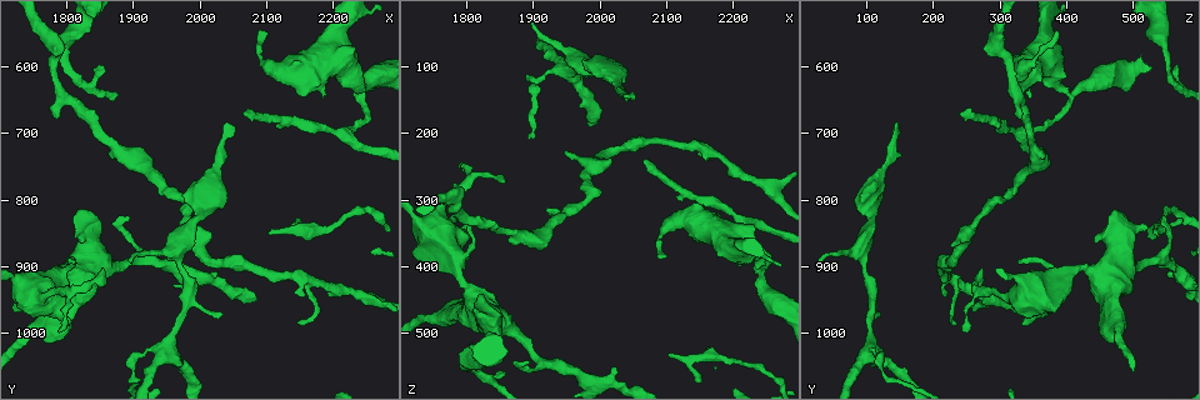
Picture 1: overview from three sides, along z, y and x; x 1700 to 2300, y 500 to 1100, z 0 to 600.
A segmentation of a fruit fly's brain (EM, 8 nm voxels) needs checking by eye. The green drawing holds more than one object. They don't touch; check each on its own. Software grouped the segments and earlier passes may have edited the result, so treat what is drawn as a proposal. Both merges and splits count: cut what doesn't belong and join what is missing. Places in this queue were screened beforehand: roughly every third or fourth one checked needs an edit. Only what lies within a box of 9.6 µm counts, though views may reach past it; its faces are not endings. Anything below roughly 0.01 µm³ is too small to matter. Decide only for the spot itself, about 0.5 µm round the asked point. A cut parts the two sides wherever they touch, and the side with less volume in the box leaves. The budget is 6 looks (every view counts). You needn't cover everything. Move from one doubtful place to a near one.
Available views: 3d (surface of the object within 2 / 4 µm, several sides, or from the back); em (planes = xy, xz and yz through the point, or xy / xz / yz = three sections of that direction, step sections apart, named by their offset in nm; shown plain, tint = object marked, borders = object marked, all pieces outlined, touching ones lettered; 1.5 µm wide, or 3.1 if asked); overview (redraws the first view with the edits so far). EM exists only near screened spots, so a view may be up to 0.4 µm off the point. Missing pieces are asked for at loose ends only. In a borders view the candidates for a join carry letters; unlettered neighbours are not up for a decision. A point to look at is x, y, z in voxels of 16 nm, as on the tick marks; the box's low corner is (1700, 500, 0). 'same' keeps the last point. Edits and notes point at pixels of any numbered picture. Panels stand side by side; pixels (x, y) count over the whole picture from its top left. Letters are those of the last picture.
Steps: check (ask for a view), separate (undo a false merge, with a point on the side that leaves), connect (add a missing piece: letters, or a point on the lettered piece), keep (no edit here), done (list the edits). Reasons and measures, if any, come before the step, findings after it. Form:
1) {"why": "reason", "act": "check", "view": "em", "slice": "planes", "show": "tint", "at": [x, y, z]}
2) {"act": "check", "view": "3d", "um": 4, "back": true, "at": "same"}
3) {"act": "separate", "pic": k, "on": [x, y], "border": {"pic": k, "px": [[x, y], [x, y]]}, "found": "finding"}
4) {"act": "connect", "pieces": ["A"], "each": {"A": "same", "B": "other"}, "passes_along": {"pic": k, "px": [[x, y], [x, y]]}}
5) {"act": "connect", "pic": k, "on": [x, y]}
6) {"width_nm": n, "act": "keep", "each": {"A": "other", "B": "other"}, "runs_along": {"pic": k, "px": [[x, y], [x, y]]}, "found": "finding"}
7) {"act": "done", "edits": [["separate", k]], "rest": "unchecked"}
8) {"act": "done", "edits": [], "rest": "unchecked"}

{"why": "thin arm on a thick one", "act": "check", "view": "em", "slice": "planes", "show": "tint", "at": [2240, 640, 410]}

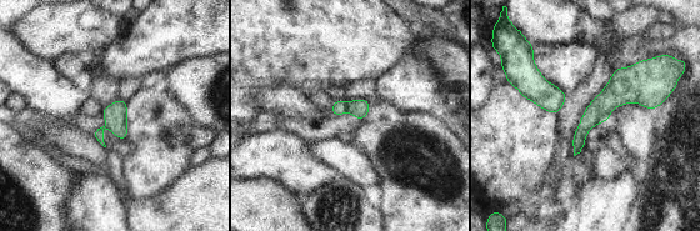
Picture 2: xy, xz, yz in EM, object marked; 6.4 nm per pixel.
{"act": "check", "view": "em", "slice": "planes", "show": "borders", "at": "same"}

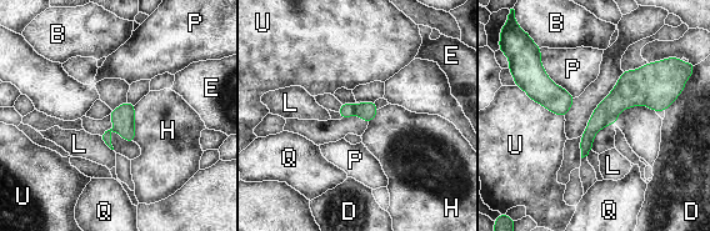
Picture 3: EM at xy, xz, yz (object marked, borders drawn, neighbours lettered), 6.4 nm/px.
{"longest_contact_nm": ["U", 380], "act": "separate", "pic": 3, "on": [366, 111], "each": {"B": "other", "D": "other", "E": "other", "H": "other", "L": "other", "P": "other", "Q": "other", "U": "other"}, "border": {"pic": 3, "px": [[354, 105], [355, 113]]}, "found": "a second neuron is stuck on"}

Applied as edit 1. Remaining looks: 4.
{"why": "thin neck", "act": "check", "view": "3d", "um": 2, "at": [2090, 580, 360]}

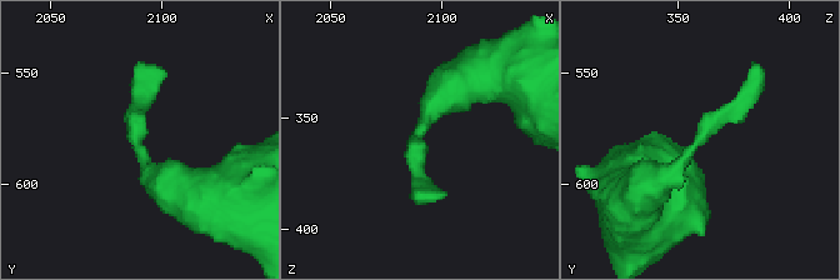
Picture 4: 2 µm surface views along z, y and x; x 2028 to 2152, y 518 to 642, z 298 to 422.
{"act": "check", "view": "em", "slice": "planes", "show": "plain", "at": [2091, 582, 358]}

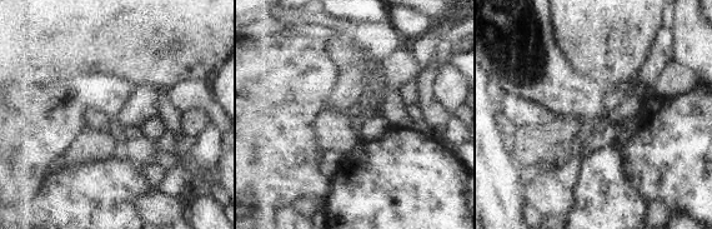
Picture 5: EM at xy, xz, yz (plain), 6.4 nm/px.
{"act": "check", "view": "em", "slice": "planes", "show": "borders", "at": "same"}

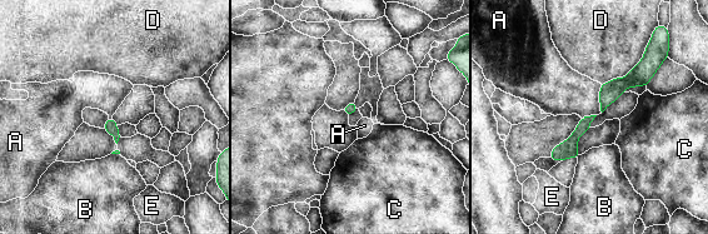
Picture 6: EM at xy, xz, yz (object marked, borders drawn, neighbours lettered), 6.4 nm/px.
{"act": "keep", "each": {"A": "other", "B": "other", "C": "other", "D": "other", "E": "other"}, "border": {"pic": 6, "px": [[599, 84], [598, 104], [602, 111]]}, "found": "one neuron here"}

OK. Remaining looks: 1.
{"why": "free end", "act": "check", "view": "em", "slice": "xz", "step": 8, "show": "borders", "at": [1785, 675, 330]}

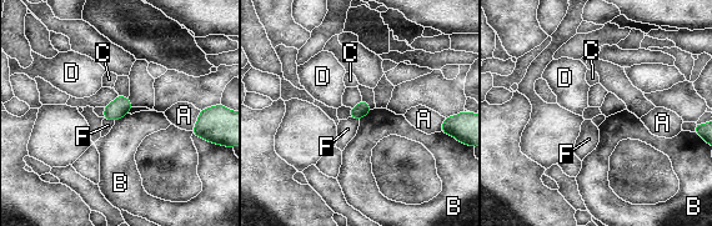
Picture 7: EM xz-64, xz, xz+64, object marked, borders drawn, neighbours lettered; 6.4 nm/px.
{"longest_contact_nm": ["A", 150], "act": "keep", "each": {"A": "other", "B": "other", "C": "other", "D": "other", "F": "other"}, "border": {"pic": 7, "px": [[374, 109], [360, 120]]}, "found": "none of them fits"}

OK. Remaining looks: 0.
{"act": "done", "edits": [["separate", 3]], "rest": "unchecked"}

